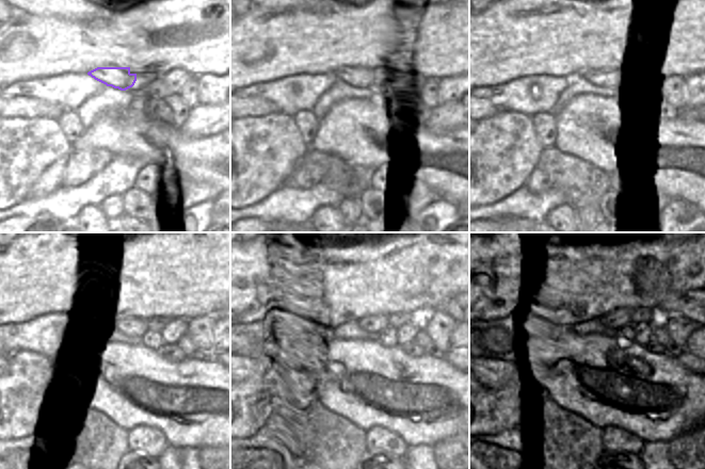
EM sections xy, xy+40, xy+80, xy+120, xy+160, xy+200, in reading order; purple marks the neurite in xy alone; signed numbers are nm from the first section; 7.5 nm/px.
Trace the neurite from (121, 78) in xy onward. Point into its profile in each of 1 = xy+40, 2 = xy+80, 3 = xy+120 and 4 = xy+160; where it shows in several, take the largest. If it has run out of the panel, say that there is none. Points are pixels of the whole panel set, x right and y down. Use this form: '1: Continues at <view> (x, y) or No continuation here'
1: Continues at xy+40 (357, 77)
2: Continues at xy+80 (598, 78)
3: Continues at xy+120 (134, 326)
4: Continues at xy+160 (375, 324)

